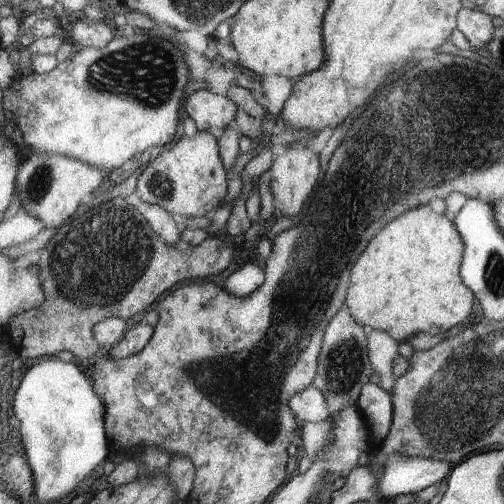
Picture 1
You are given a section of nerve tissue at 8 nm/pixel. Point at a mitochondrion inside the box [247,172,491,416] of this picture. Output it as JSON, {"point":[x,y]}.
{"point":[344,363]}

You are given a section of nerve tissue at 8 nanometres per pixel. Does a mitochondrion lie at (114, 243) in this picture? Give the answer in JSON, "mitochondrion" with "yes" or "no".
{"mitochondrion":"yes"}

